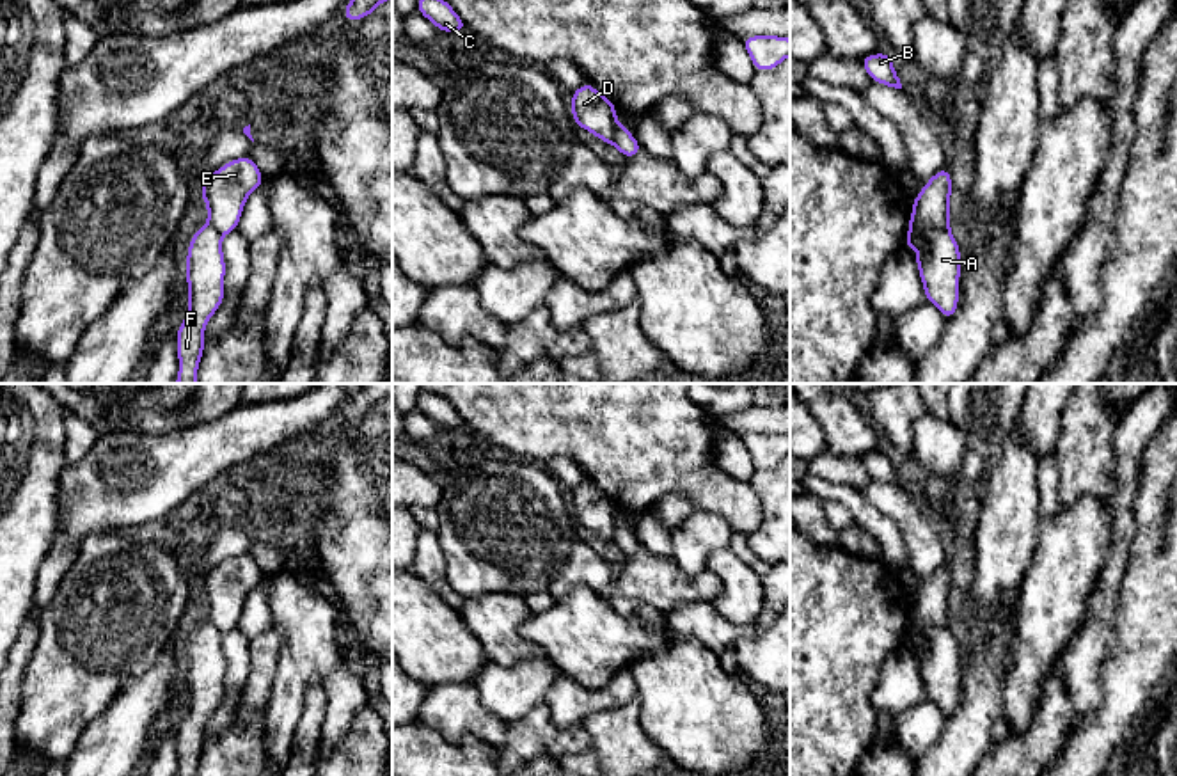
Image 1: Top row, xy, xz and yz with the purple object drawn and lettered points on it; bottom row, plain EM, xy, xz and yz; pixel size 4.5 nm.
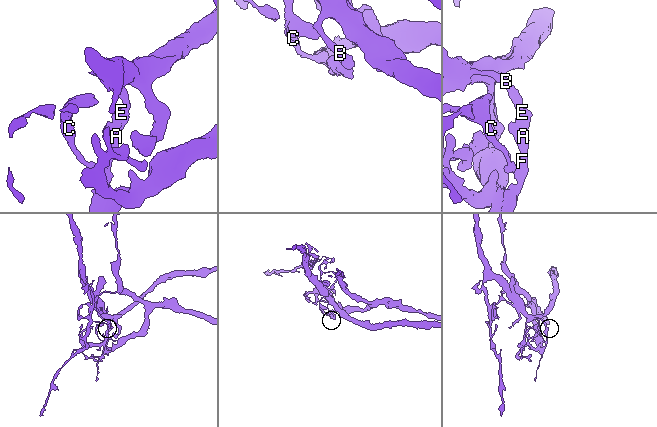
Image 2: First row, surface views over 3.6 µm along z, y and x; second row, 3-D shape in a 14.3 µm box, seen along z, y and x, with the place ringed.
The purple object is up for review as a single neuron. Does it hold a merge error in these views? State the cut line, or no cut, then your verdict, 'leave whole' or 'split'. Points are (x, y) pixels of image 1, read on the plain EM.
cut in yz along (913, 609), (924, 624), (948, 629); split

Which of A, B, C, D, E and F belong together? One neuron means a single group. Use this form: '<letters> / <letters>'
A C D F / B E

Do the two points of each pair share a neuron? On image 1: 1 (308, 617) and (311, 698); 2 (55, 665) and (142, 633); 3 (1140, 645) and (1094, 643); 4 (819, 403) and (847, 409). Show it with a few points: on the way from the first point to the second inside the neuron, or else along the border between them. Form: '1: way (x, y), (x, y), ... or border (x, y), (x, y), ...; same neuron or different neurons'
1: border (320, 682), (308, 688), (297, 723); different neurons
2: way (78, 665), (114, 665), (123, 656); same neuron
3: border (1117, 602), (1117, 647), (1101, 668), (1101, 684); different neurons
4: way (826, 403), (840, 409); same neuron

